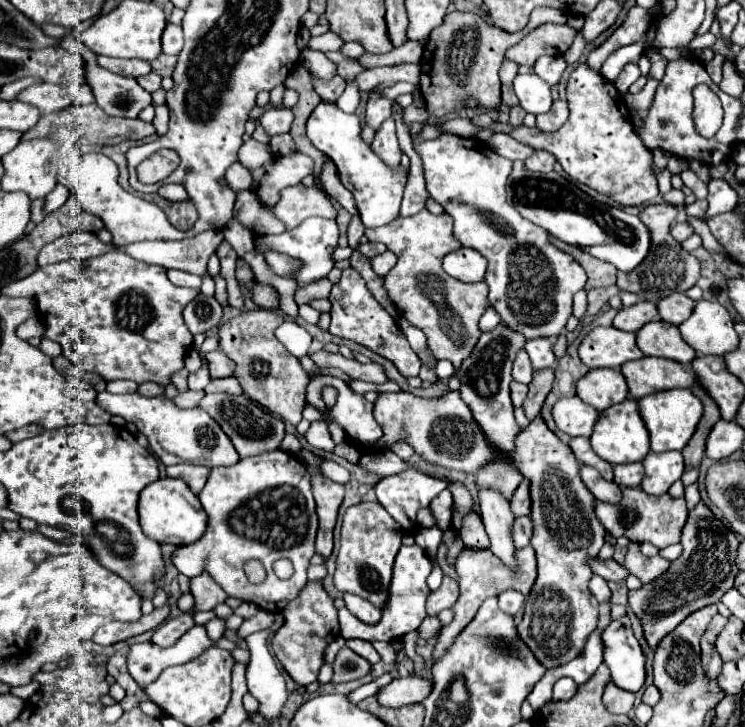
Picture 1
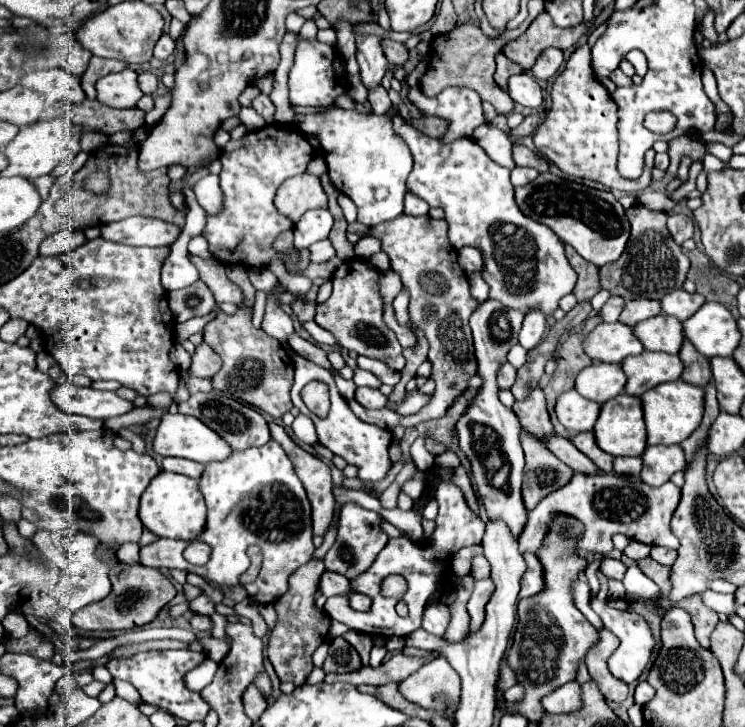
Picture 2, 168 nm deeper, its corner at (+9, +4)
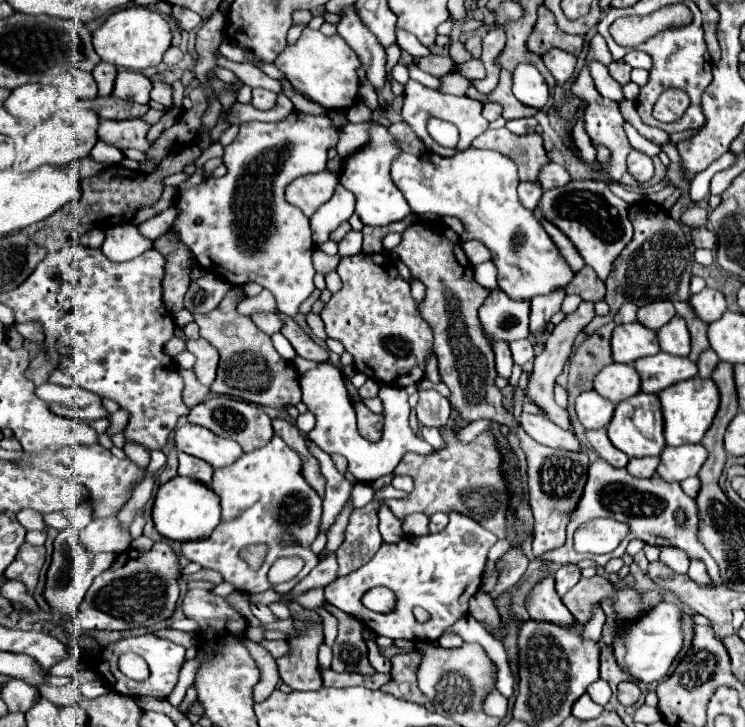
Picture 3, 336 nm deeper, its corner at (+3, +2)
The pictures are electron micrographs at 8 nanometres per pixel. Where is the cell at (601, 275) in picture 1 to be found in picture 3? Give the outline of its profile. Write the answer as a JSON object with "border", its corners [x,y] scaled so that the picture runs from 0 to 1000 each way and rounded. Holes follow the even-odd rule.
{"border":[[[784,366],[773,380],[770,385],[760,393],[760,402],[762,404],[776,404],[781,413],[795,413],[795,415],[805,415],[811,413],[811,388],[800,380],[800,374],[792,369],[792,366]]]}

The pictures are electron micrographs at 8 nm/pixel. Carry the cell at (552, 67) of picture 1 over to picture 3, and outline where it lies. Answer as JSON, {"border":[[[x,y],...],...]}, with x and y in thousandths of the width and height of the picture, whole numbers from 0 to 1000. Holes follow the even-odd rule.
{"border":[[[744,66],[744,69],[733,72],[733,74],[728,77],[728,83],[730,83],[733,94],[741,99],[741,105],[744,105],[752,116],[757,116],[757,113],[762,113],[762,110],[768,107],[770,94],[773,94],[773,77],[768,77],[765,72]]]}

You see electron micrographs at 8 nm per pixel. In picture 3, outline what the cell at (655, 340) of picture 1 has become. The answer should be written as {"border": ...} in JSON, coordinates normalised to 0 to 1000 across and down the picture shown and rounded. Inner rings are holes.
{"border":[[[905,435],[881,459],[883,459],[883,470],[886,470],[889,484],[905,487],[905,490],[923,490],[926,487],[926,457],[923,457],[915,435]]]}

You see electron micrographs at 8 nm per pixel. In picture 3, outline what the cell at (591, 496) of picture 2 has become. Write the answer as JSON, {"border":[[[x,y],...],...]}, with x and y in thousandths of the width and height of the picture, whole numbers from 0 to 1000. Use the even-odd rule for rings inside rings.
{"border":[[[800,630],[792,638],[792,649],[789,649],[789,663],[784,671],[784,682],[776,691],[776,699],[765,707],[765,721],[762,721],[762,740],[760,748],[749,757],[741,757],[738,762],[733,762],[730,768],[736,768],[736,773],[741,770],[741,776],[746,779],[757,779],[757,776],[776,776],[784,768],[797,770],[803,779],[811,779],[819,768],[832,768],[840,759],[840,751],[846,743],[862,743],[867,748],[878,748],[878,751],[907,751],[915,754],[923,765],[929,768],[940,768],[948,776],[948,787],[956,795],[958,803],[966,803],[966,790],[964,790],[964,776],[958,773],[958,768],[948,759],[948,754],[942,751],[942,746],[937,743],[937,696],[934,691],[921,682],[913,671],[910,663],[894,663],[886,655],[875,655],[875,657],[851,657],[843,652],[840,644],[824,644],[819,638],[813,638],[813,633]],[[910,699],[918,699],[921,704],[921,721],[918,724],[907,724],[905,715],[905,704]],[[797,713],[824,713],[832,718],[840,718],[846,724],[846,735],[843,740],[835,743],[835,748],[827,754],[827,759],[819,762],[776,762],[768,751],[768,737],[770,732],[789,715]]]}

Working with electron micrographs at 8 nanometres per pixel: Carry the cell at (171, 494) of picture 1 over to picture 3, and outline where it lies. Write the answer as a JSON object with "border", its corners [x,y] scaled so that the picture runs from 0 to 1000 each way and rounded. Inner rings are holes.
{"border":[[[236,655],[212,671],[209,691],[204,699],[204,715],[209,729],[226,743],[239,746],[271,743],[279,740],[295,718],[295,685],[287,674],[282,674],[271,663]]]}

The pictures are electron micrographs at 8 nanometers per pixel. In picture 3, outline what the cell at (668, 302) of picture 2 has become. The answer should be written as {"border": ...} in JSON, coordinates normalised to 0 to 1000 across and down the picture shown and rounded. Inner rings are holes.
{"border":[[[945,396],[940,404],[929,404],[926,418],[932,421],[934,435],[940,435],[945,443],[958,443],[969,437],[977,424],[972,404],[958,396]]]}

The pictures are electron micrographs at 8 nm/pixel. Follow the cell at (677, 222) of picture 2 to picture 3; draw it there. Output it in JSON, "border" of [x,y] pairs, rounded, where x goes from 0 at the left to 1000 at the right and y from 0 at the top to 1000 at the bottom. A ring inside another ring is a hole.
{"border":[[[932,314],[929,316],[929,330],[932,330],[934,341],[948,341],[948,344],[958,344],[958,336],[961,336],[958,319],[953,319],[948,314],[942,314],[942,316]]]}

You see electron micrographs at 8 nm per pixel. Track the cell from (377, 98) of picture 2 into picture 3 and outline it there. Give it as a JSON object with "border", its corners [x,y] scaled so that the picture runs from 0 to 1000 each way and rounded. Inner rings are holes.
{"border":[[[475,6],[464,8],[456,19],[454,30],[454,47],[481,72],[486,83],[486,94],[491,96],[497,113],[505,121],[513,121],[518,113],[518,72],[513,69],[513,61],[507,61],[507,52],[481,28],[481,19],[475,17]]]}

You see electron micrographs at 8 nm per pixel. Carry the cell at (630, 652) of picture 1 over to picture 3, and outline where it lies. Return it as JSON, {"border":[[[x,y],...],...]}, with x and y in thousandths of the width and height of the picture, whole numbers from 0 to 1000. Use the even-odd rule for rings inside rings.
{"border":[[[889,828],[875,842],[864,845],[854,858],[840,864],[838,869],[830,869],[824,875],[824,894],[827,894],[827,911],[832,916],[840,916],[846,930],[851,930],[859,938],[886,938],[897,930],[902,911],[915,894],[915,856],[918,856],[918,836],[910,828]]]}

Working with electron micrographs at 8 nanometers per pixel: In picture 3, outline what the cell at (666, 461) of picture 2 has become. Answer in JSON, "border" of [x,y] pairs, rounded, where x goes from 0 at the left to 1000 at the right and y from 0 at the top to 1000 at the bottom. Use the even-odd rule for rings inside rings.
{"border":[[[918,611],[910,616],[894,613],[886,633],[883,655],[894,663],[915,663],[926,655],[937,655],[942,638],[950,633],[950,619],[942,611]]]}

